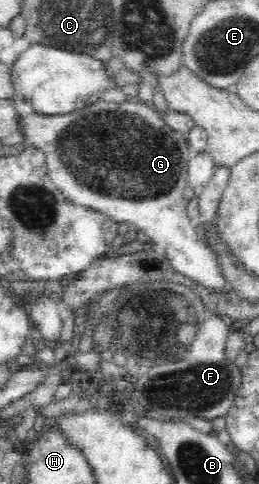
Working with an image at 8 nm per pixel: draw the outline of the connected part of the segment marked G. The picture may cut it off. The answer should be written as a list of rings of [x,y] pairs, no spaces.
[[[128,98],[120,105],[101,99],[96,101],[92,106],[84,107],[83,109],[72,111],[68,114],[41,115],[30,113],[24,116],[19,115],[19,118],[21,118],[21,134],[25,136],[25,145],[33,146],[33,148],[37,148],[45,154],[48,177],[52,180],[55,187],[61,191],[61,194],[65,195],[65,198],[68,201],[101,212],[104,215],[109,216],[111,220],[118,224],[125,222],[135,227],[136,230],[145,232],[145,235],[150,239],[150,242],[165,253],[165,259],[169,260],[173,270],[177,273],[181,273],[183,277],[188,277],[190,280],[196,281],[196,283],[207,288],[211,293],[227,294],[231,291],[231,288],[227,285],[226,278],[221,275],[221,268],[219,268],[216,255],[210,250],[210,247],[205,246],[203,241],[198,237],[196,232],[196,221],[187,216],[188,201],[185,200],[184,190],[188,185],[188,164],[192,156],[189,144],[187,144],[187,137],[179,132],[174,132],[169,129],[169,126],[165,124],[165,120],[163,120],[161,113],[157,112],[155,108],[153,108],[153,105],[143,104],[141,102],[135,103],[131,98]]]

